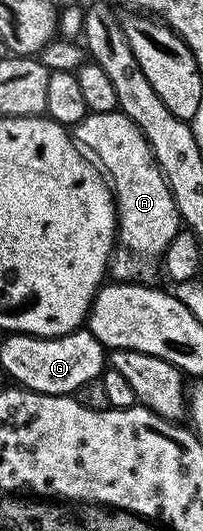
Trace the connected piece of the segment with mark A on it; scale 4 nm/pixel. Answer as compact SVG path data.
M120 111L87 113L84 119L80 119L78 125L73 126L72 136L87 154L94 153L95 158L93 157L93 160L95 162L98 160L102 164L103 170L101 169L101 172L108 178L108 184L114 195L118 227L116 230L116 248L108 266L109 276L118 283L153 282L155 280L153 277L159 276L160 262L166 254L168 243L172 243L172 239L180 232L180 218L176 211L176 203L172 199L172 191L152 155L150 144L144 139L140 127L136 127L136 123L132 123L132 119L128 119L128 115L124 115Z

